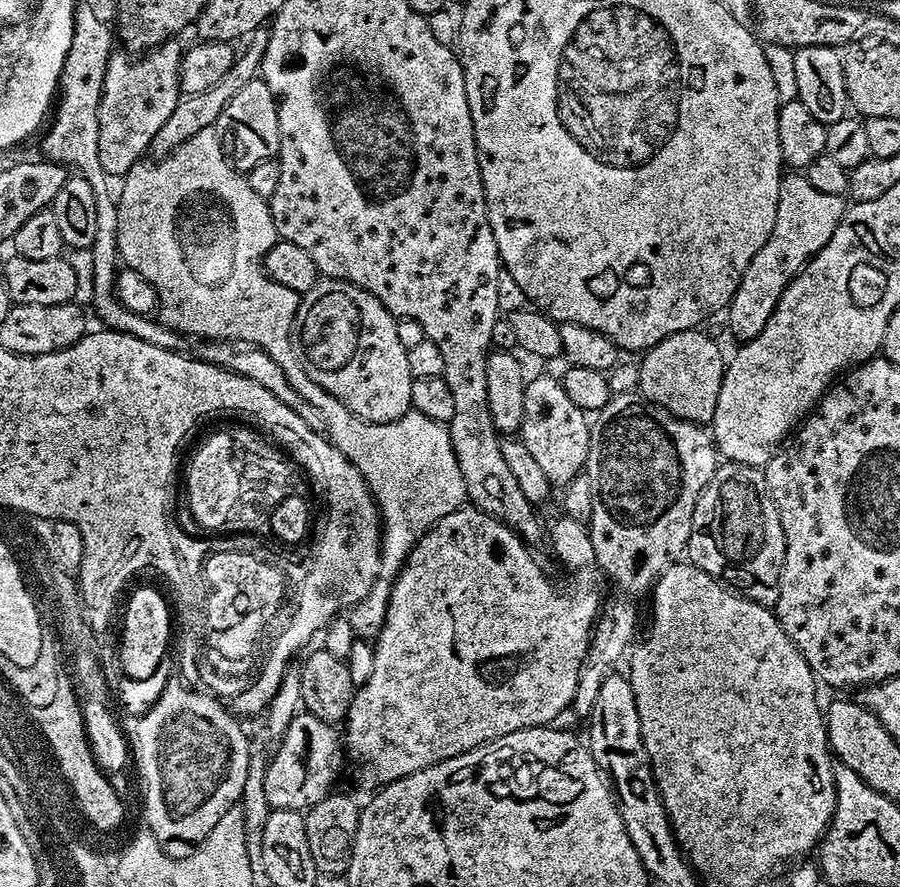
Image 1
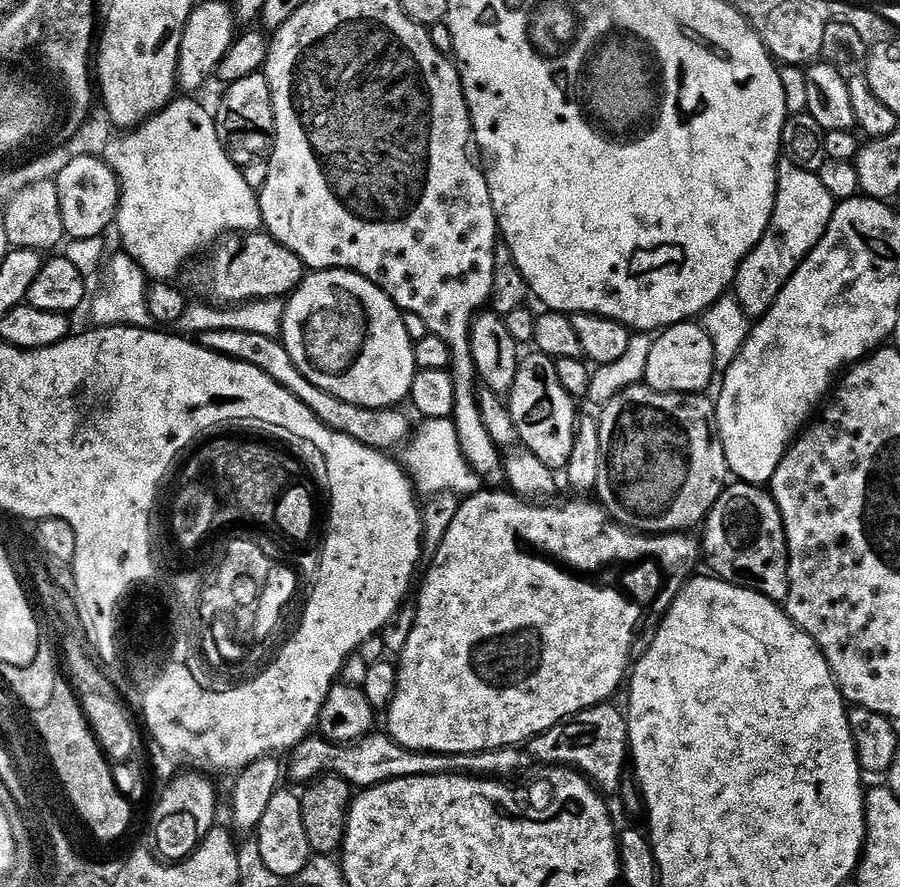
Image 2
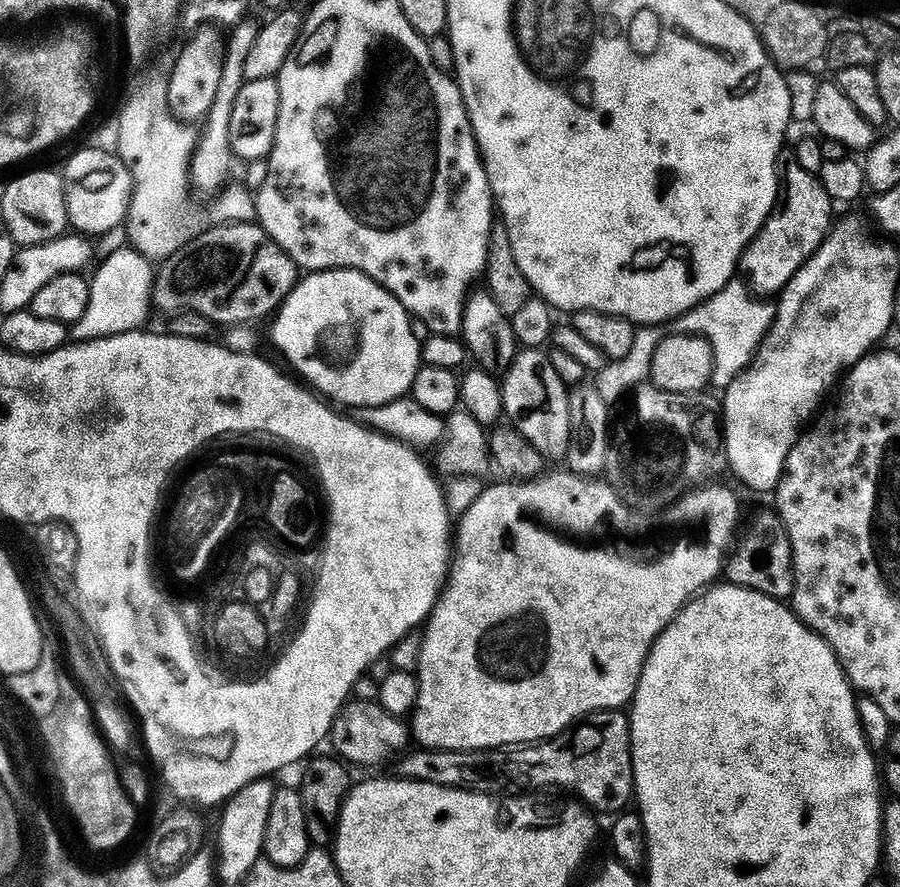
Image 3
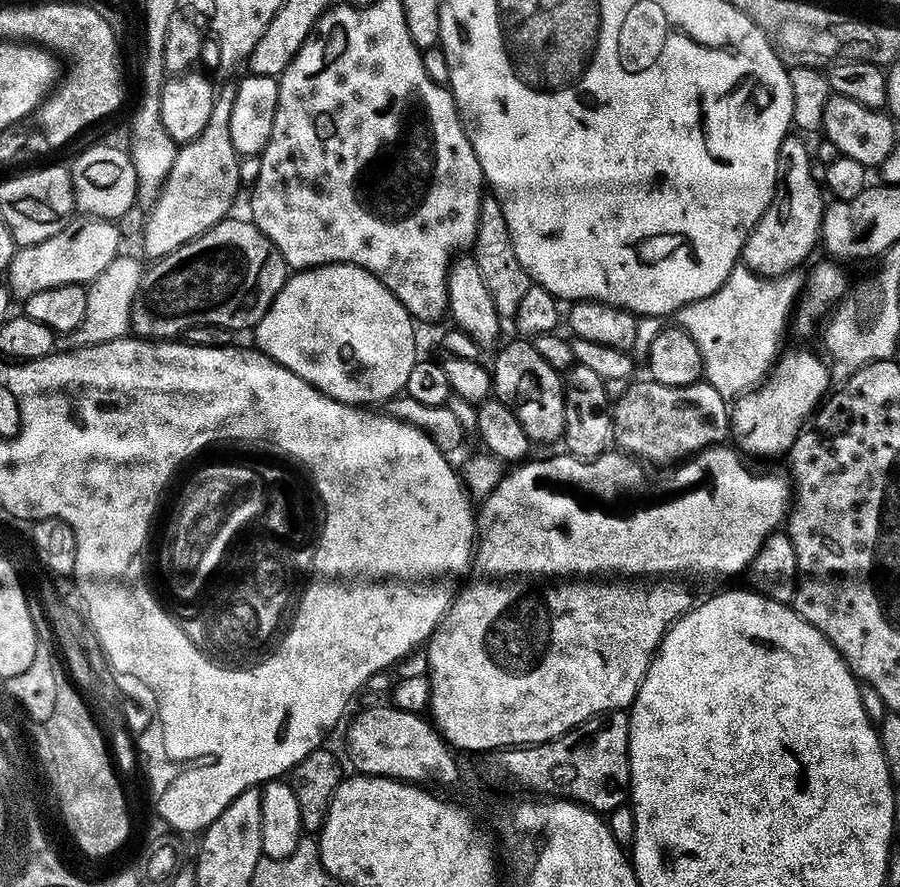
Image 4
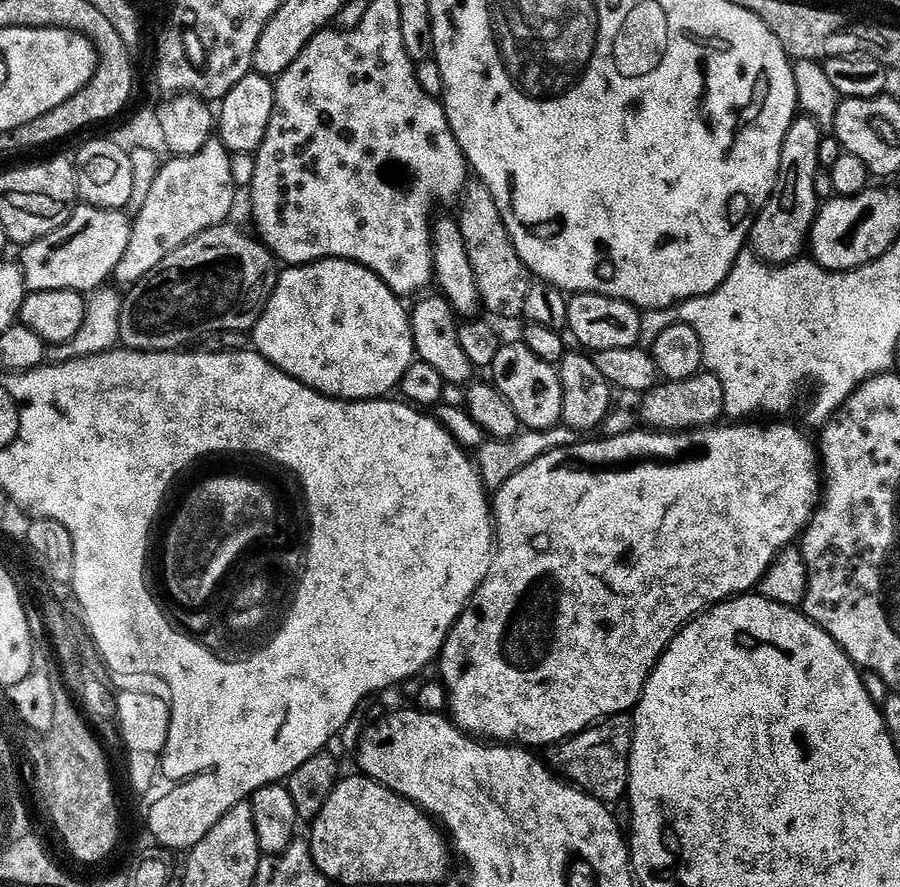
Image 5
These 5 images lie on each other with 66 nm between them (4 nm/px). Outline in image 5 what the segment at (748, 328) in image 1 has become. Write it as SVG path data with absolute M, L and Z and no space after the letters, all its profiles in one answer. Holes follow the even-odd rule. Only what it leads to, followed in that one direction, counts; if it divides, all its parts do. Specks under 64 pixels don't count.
M803 114L797 115L796 119L792 121L790 130L786 130L786 138L782 142L782 154L778 162L776 185L764 207L757 211L750 229L751 251L755 252L756 257L769 266L790 264L803 253L800 252L803 248L805 251L806 239L811 231L813 221L816 220L818 211L818 201L814 194L814 178L816 173L821 171L820 163L818 162L818 146L821 139L822 129L809 116Z

